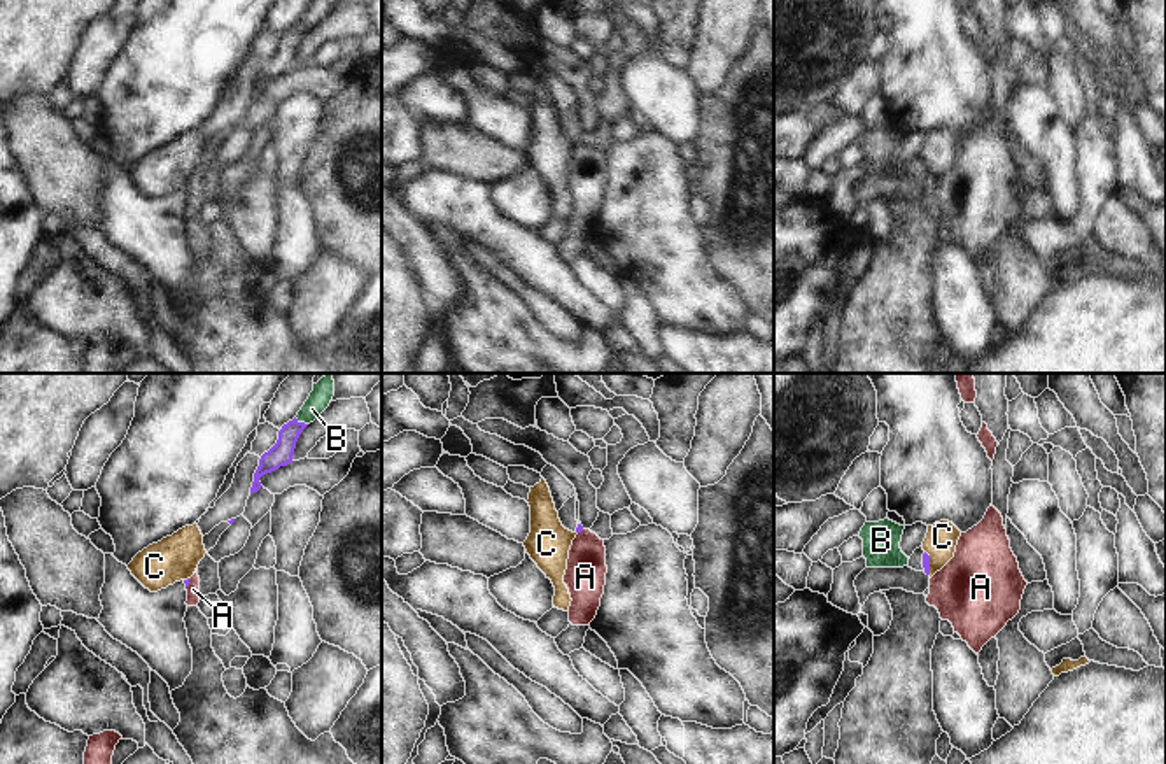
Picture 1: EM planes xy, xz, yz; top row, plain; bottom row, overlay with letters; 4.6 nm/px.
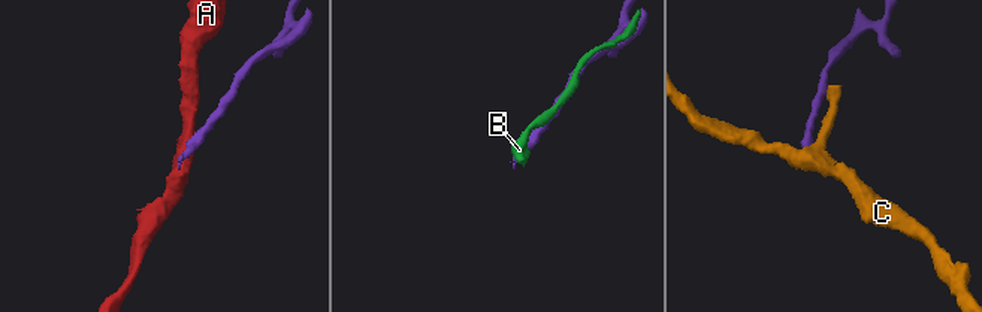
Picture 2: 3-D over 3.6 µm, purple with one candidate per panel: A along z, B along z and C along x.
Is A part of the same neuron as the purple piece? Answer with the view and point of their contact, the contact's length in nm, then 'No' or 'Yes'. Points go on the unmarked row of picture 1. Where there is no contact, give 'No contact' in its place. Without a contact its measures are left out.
Touches purple at xy (188, 191). Shared border 50 nm. No

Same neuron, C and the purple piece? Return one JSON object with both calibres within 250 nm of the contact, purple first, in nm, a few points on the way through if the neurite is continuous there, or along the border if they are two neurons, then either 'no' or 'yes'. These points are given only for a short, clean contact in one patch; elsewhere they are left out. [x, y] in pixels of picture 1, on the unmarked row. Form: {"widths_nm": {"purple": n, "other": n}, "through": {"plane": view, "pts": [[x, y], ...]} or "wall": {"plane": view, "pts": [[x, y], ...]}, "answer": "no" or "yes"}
{"widths_nm": {"purple": 30, "other": 150}, "wall": {"plane": "yz", "pts": [[925, 158], [930, 169], [930, 181]]}, "answer": "no"}

